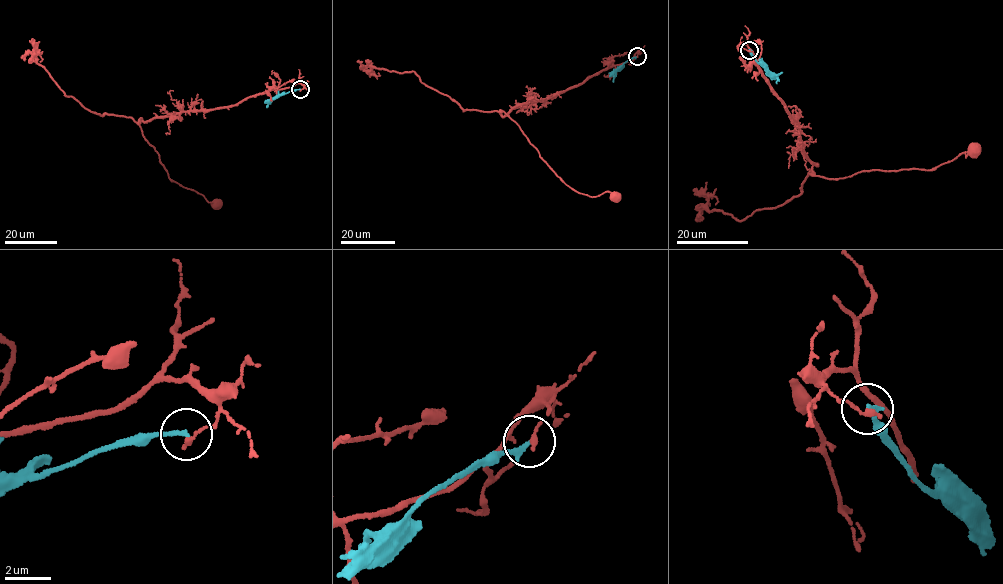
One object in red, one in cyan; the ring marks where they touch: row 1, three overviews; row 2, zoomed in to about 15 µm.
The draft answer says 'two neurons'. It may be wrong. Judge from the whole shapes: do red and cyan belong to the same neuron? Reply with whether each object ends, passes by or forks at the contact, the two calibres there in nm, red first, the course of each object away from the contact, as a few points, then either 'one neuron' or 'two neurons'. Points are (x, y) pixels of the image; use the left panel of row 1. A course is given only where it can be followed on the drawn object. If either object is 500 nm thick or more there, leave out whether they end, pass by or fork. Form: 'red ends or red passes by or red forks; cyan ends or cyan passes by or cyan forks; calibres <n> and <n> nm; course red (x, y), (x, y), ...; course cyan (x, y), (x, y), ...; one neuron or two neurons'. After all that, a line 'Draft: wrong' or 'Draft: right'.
red ends; cyan ends; calibres 220 and 200 nm; course red (300, 90), (304, 86), (298, 83), (227, 106), (139, 120), (142, 134), (169, 178), (216, 204); course cyan (300, 89), (275, 97), (267, 107); two neurons
Draft: right

